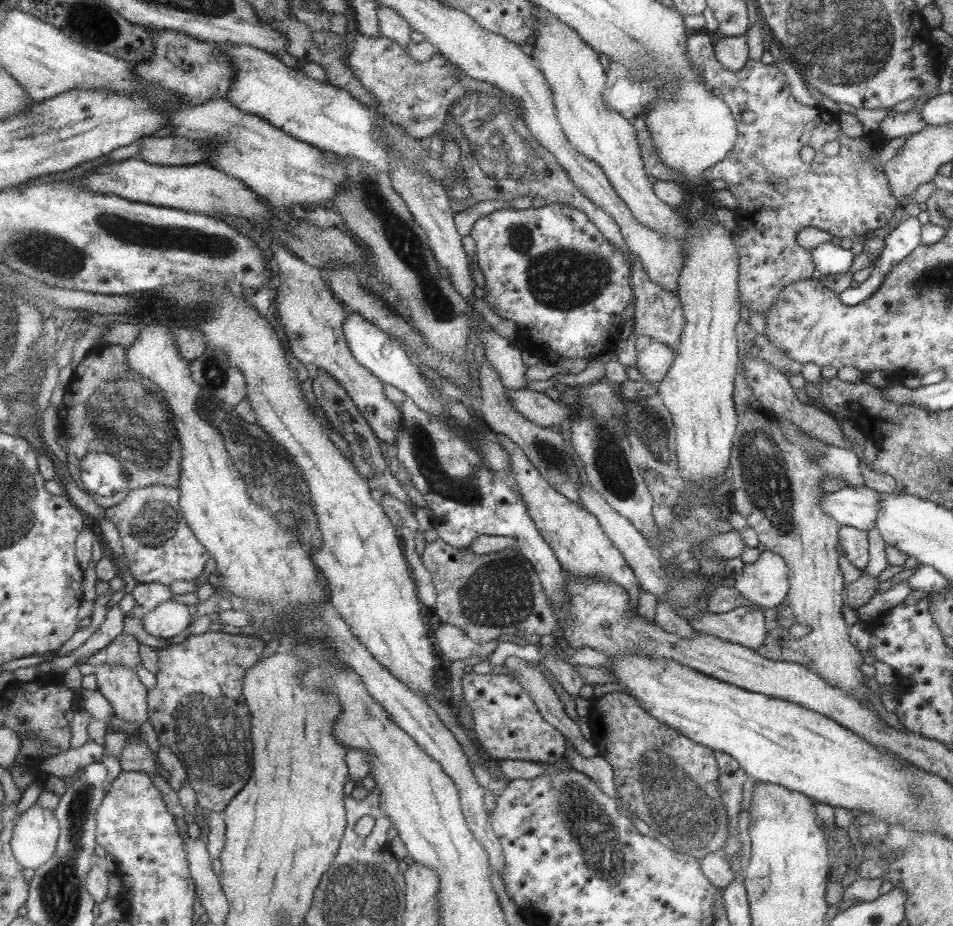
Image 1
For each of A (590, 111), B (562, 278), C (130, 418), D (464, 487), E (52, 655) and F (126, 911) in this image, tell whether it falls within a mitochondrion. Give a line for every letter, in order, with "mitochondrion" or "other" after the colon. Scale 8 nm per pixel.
A: other
B: mitochondrion
C: mitochondrion
D: mitochondrion
E: other
F: other

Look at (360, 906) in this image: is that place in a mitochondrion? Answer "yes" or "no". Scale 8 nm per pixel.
yes

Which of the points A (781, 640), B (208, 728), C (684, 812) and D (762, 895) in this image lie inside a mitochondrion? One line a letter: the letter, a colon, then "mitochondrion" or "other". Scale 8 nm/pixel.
A: other
B: mitochondrion
C: mitochondrion
D: mitochondrion

